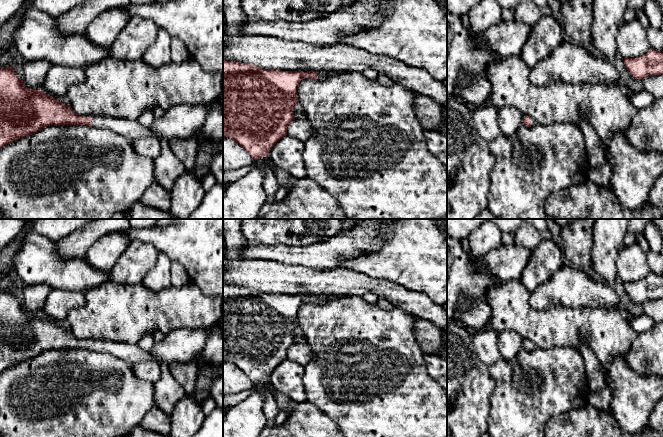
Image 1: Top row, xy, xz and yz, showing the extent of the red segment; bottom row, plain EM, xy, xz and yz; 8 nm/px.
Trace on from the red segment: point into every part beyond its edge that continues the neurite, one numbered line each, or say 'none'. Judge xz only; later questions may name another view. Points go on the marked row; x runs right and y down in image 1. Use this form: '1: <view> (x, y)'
1: xz (322, 74)

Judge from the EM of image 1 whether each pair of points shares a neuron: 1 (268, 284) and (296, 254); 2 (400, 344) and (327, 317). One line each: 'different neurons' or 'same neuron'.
1: different neurons
2: same neuron

